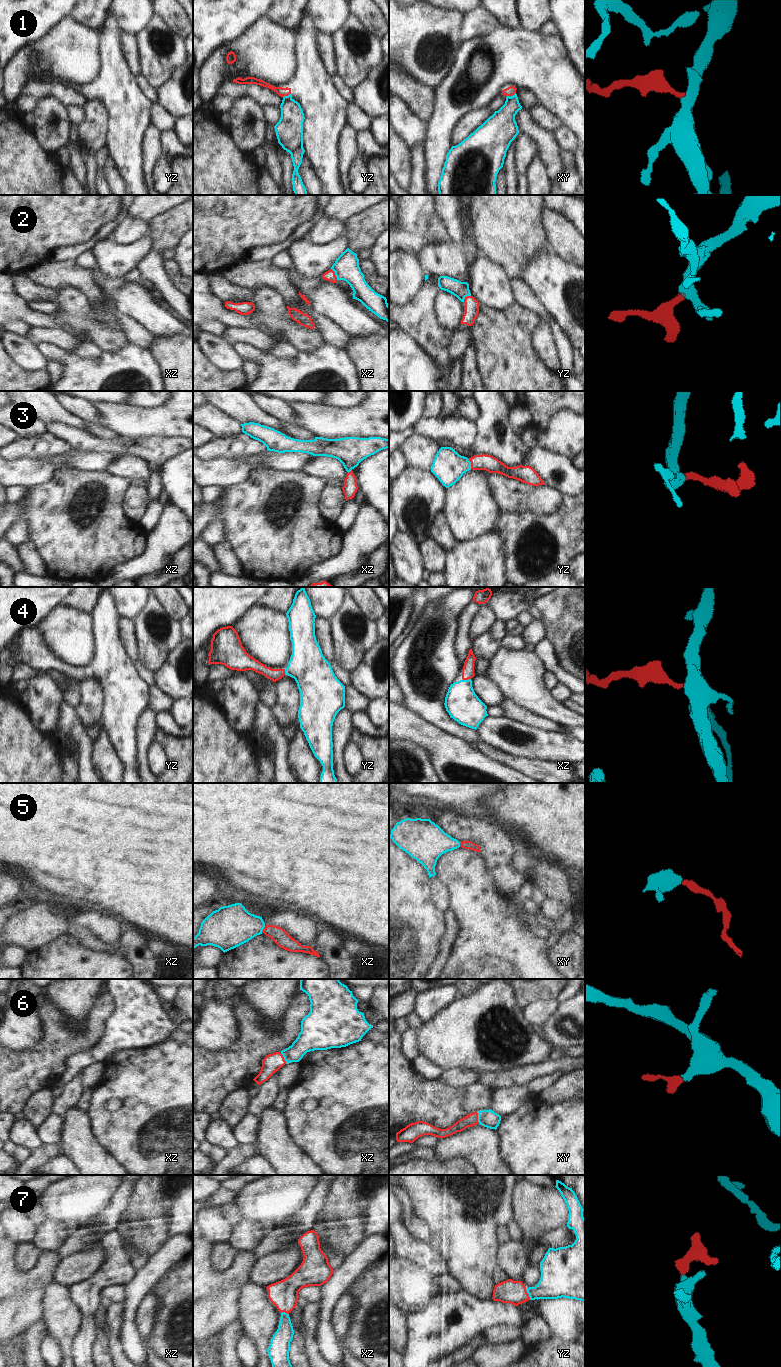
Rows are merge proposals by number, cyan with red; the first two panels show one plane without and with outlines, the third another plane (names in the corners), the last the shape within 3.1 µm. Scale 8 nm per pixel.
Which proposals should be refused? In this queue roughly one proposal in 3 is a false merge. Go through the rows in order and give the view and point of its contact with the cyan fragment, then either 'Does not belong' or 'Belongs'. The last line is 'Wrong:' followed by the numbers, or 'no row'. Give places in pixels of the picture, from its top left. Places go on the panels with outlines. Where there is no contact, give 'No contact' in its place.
1: Touches cyan at xy (509, 96). Does not belong
2: Touches cyan at xz (335, 274). Does not belong
3: Touches cyan at yz (470, 463). Belongs
4: Touches cyan at xz (466, 680). Belongs
5: Touches cyan at xz (263, 928). Belongs
6: Touches cyan at xz (284, 1058). Belongs
7: Touches cyan at yz (528, 1293). Belongs
Wrong: 1, 2.

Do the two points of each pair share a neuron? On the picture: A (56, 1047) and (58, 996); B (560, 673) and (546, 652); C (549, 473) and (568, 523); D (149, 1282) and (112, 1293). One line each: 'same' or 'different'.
A: different
B: same
C: different
D: different

